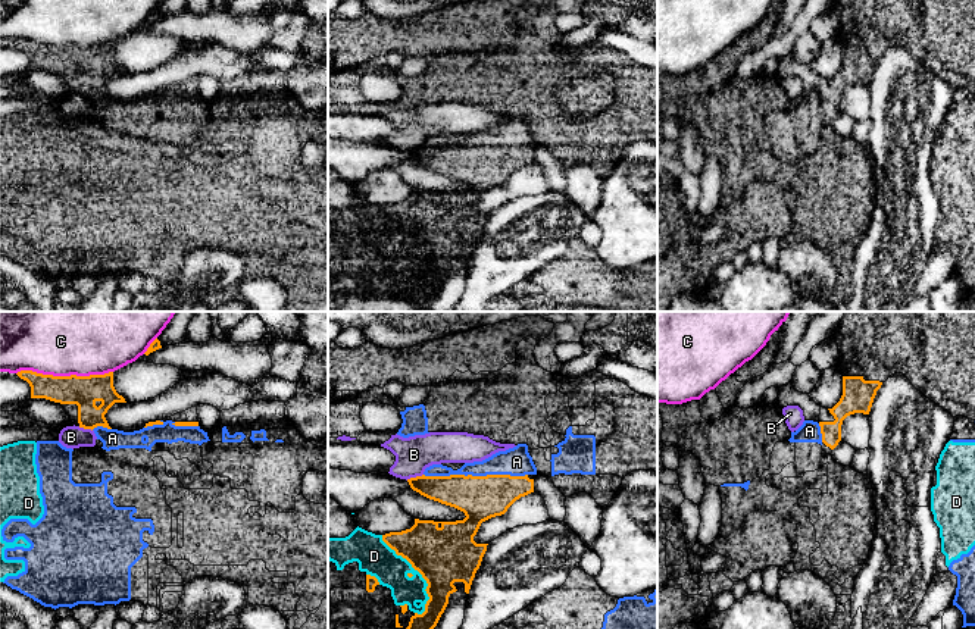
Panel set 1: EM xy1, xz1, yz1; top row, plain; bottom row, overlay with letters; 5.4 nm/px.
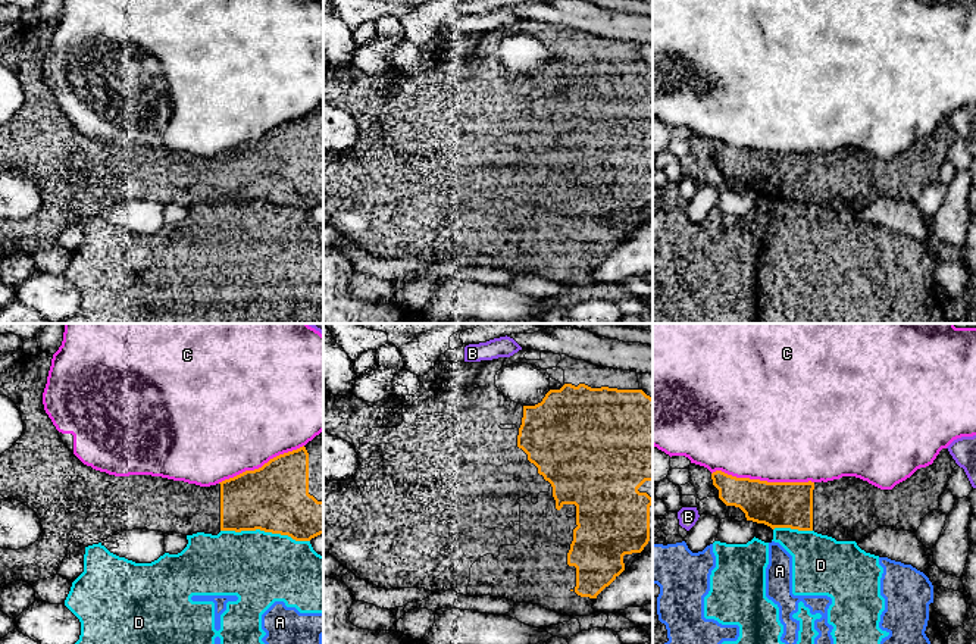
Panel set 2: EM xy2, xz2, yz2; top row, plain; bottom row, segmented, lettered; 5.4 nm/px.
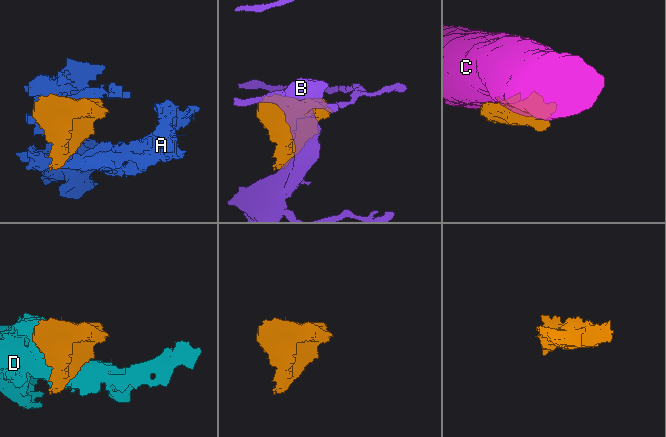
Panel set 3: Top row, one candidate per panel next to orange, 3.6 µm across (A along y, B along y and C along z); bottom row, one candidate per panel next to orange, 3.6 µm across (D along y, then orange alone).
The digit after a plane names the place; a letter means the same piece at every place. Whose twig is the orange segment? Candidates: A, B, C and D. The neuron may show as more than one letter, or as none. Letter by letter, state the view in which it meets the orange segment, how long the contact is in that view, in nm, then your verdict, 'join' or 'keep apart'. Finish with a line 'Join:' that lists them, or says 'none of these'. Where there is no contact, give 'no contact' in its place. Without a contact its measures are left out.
A: meets orange in xz1; contact 550 nm long; keep apart
B: meets orange in xz1; contact 100 nm long; keep apart
C: meets orange in yz2; contact 550 nm long; keep apart
D: meets orange in xz1; contact 500 nm long; keep apart
Join: none of these

